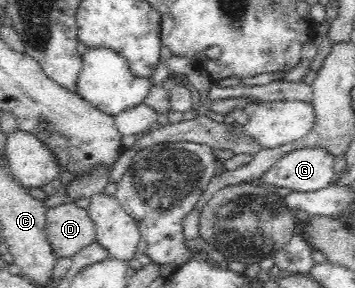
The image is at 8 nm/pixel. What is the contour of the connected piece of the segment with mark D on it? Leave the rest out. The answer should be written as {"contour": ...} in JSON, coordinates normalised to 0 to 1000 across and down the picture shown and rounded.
{"contour":[[[208,698],[130,726],[130,806],[166,896],[206,892],[270,837],[259,757]]]}

